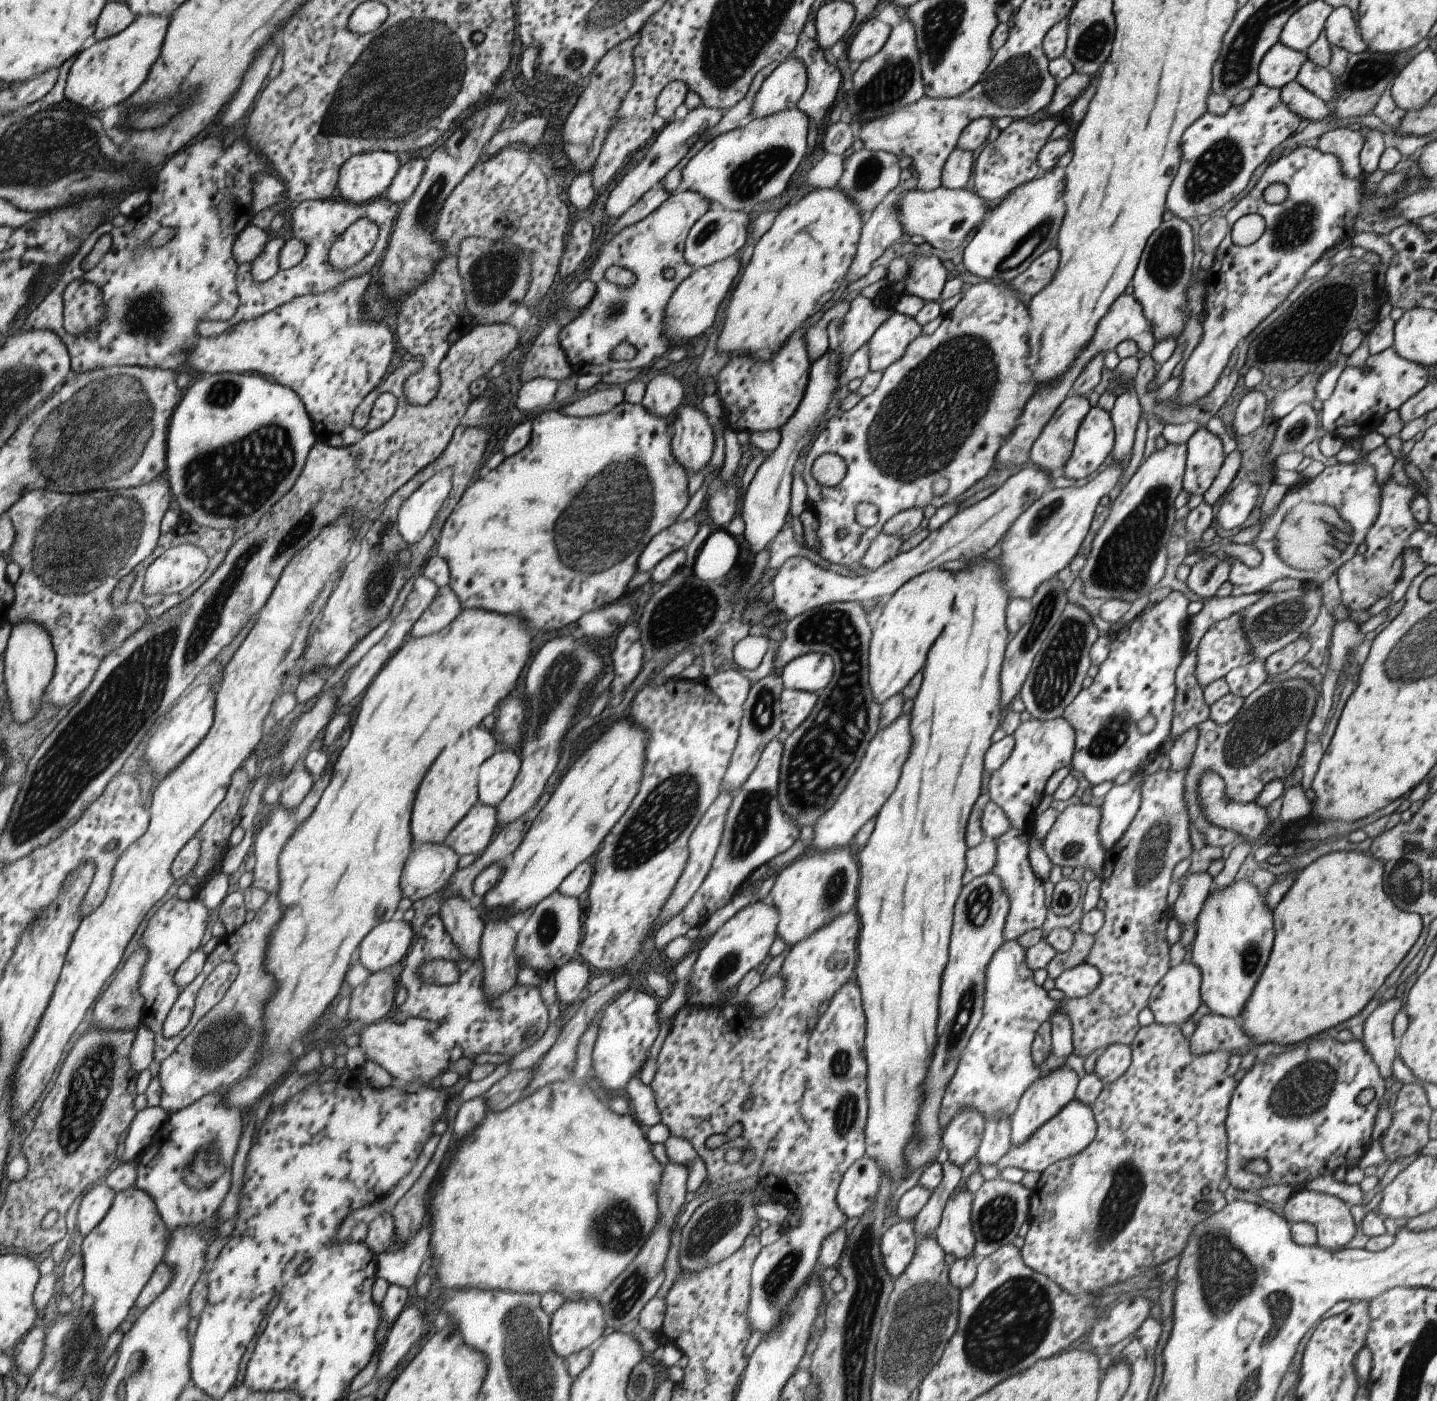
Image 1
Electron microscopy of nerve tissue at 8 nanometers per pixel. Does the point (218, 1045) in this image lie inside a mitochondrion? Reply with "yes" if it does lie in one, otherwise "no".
yes

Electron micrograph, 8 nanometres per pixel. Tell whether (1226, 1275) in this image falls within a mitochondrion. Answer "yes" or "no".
yes

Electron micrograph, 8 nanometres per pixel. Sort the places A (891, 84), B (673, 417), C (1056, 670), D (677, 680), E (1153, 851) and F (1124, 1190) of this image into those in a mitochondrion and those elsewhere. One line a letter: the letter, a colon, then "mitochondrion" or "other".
A: mitochondrion
B: other
C: mitochondrion
D: other
E: mitochondrion
F: mitochondrion

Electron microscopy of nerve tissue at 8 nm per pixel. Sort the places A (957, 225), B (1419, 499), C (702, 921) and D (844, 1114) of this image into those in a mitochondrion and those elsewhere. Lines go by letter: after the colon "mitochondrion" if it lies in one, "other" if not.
A: other
B: other
C: other
D: mitochondrion

